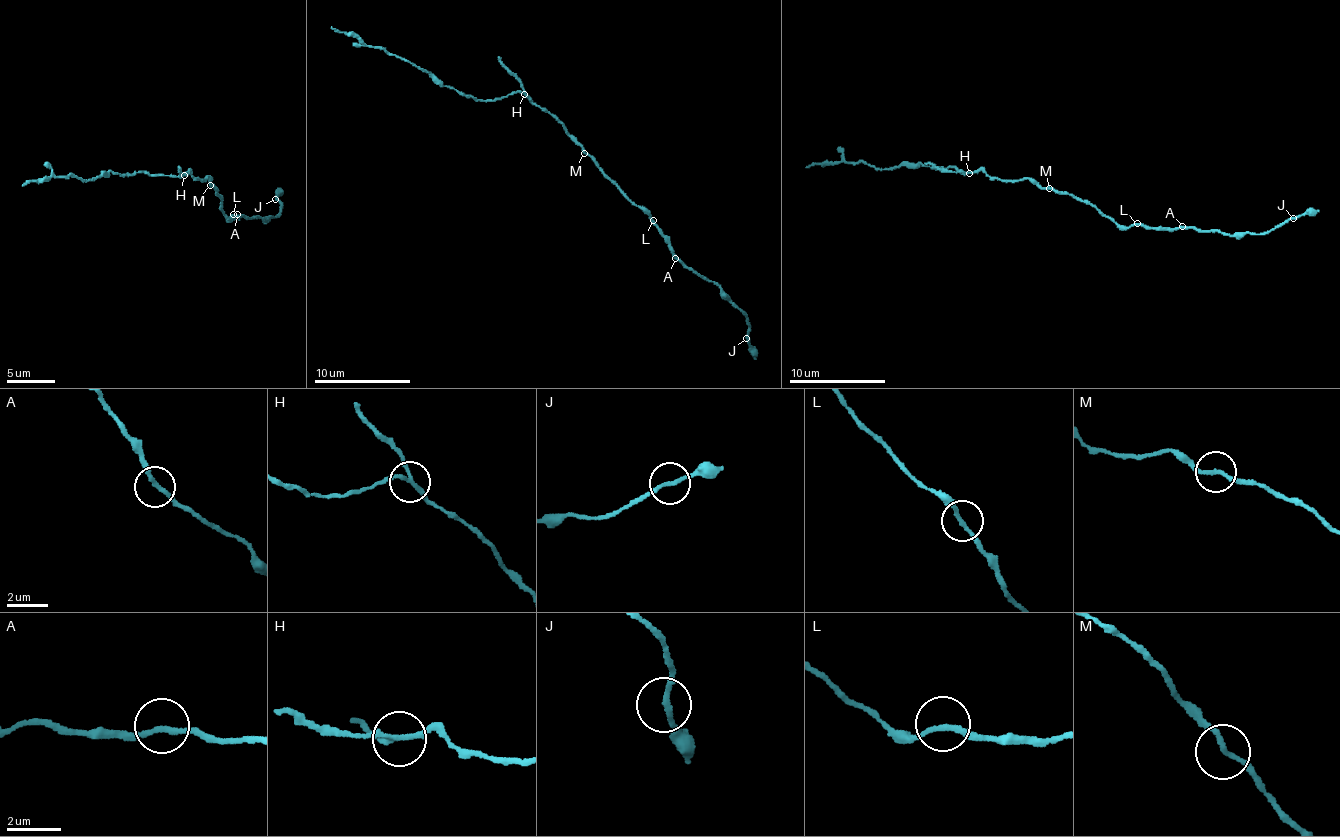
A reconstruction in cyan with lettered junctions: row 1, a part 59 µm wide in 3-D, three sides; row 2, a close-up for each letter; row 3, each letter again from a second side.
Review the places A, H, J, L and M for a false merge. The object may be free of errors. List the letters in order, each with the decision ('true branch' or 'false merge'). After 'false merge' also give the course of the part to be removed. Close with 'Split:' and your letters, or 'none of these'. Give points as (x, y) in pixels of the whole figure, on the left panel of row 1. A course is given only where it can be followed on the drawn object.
A: true branch
H: false merge; foreign part runs (183, 174), (106, 172), (100, 178), (49, 176), (28, 180), (23, 185)
J: true branch
L: true branch
M: true branch
Split: H

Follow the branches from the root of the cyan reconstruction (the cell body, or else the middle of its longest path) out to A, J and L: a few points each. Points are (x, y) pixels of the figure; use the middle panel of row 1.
A: (575, 138), (575, 143), (591, 157), (602, 174), (648, 216), (675, 258)
J: (575, 138), (602, 174), (648, 216), (679, 259), (714, 282), (743, 313), (748, 326), (746, 338)
L: (575, 138), (575, 143), (591, 157), (602, 174), (653, 220)

